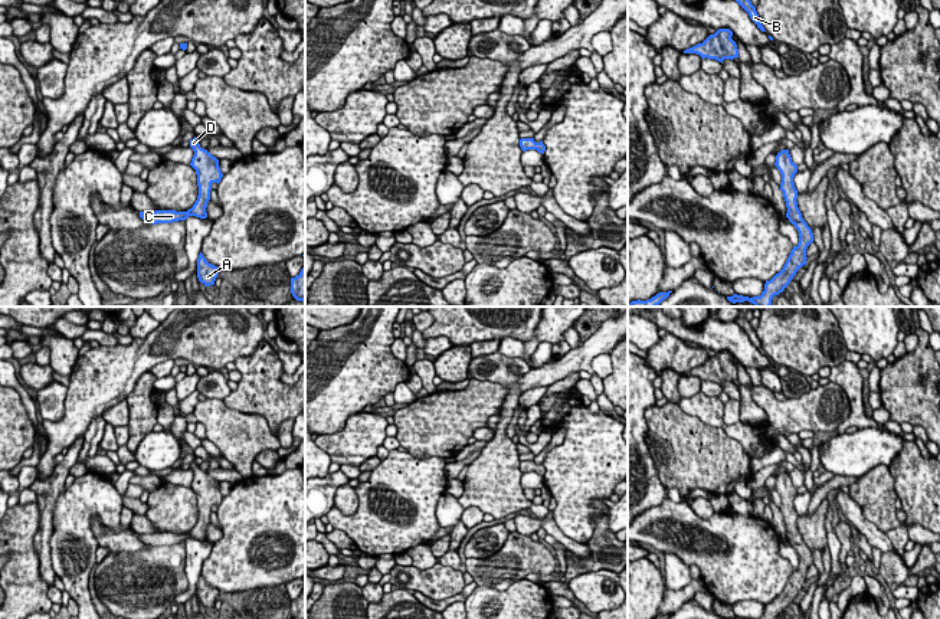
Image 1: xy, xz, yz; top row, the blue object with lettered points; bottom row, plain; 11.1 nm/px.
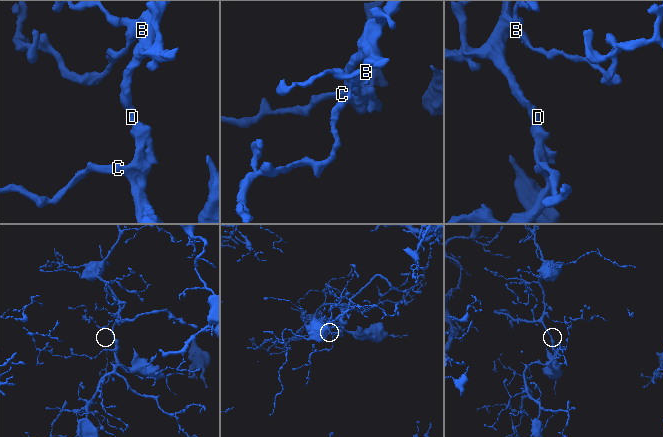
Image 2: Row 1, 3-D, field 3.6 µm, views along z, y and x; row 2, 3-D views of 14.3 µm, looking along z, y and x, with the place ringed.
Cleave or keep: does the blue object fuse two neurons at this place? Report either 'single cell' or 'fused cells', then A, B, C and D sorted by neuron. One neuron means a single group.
single cell | A B C D

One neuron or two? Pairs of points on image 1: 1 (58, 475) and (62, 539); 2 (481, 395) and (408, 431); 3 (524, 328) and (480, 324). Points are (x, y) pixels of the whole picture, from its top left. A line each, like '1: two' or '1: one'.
1: two
2: one
3: one

